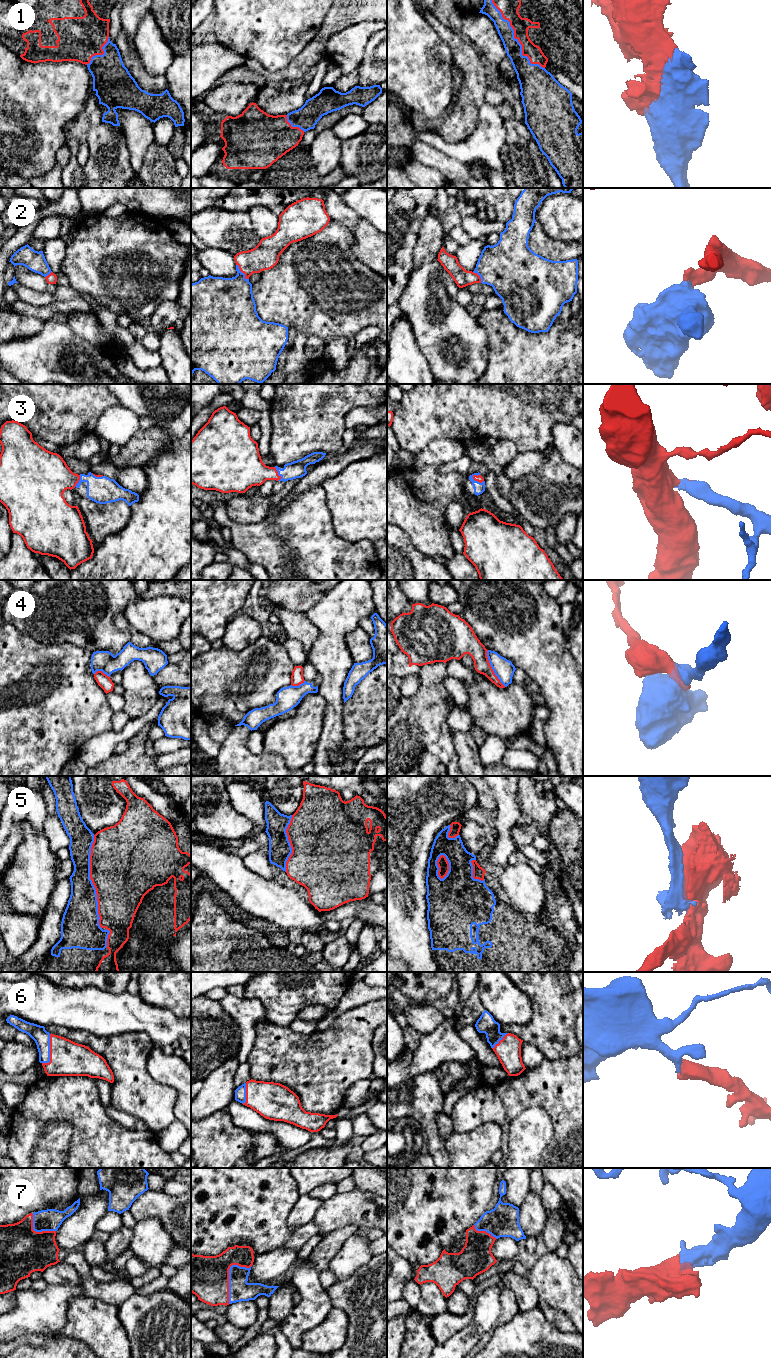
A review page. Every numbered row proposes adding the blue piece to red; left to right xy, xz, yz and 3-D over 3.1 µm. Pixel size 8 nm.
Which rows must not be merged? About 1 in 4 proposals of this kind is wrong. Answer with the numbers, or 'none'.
4, 5

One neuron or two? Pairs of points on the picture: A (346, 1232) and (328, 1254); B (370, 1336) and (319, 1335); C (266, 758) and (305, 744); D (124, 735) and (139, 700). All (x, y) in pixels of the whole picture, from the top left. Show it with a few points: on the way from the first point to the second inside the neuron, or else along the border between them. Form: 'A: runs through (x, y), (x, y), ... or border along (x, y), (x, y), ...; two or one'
A: runs through (340, 1237), (329, 1248); one
B: border along (346, 1313), (347, 1336), (345, 1342), (340, 1347); two
C: border along (264, 751), (280, 755), (286, 765); two
D: border along (152, 707), (141, 716), (130, 718); two

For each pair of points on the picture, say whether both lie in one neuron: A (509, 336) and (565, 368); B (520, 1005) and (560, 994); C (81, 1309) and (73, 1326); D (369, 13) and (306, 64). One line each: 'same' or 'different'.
A: same
B: different
C: same
D: same

